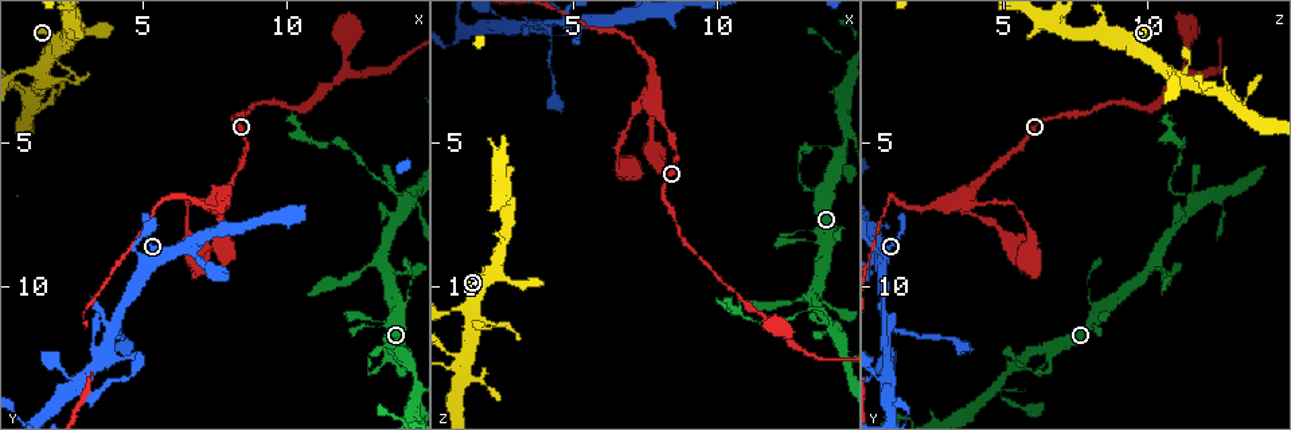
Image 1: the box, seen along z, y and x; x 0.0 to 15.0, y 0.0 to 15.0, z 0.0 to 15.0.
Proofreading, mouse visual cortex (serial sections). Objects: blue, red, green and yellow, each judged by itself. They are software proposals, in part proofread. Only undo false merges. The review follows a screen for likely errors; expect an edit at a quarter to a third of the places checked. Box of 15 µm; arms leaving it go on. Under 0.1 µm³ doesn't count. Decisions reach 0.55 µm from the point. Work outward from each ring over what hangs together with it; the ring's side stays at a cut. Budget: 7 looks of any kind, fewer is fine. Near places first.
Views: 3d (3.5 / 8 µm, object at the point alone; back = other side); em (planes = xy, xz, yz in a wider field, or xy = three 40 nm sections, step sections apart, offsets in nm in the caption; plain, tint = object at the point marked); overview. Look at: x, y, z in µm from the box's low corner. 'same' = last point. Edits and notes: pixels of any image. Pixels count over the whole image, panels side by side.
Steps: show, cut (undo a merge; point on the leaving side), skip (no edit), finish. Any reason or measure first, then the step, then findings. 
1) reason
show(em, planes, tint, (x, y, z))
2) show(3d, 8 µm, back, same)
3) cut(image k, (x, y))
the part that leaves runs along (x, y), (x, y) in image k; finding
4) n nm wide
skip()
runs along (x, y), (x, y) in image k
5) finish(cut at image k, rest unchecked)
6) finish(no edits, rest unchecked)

three-way junction
show(3d, 3.5 µm, (2.3, 1.5, 9.3))

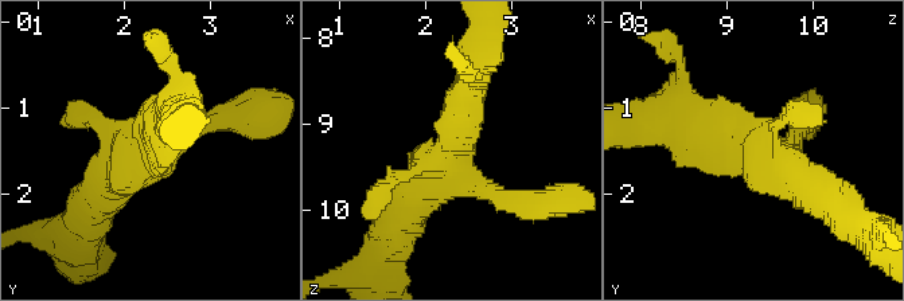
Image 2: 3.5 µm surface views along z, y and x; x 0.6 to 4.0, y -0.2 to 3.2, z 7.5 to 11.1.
show(em, planes, tint, (2.35, 1.40, 9.20))

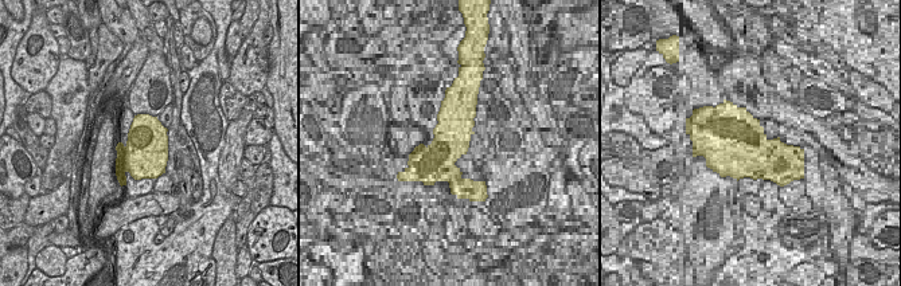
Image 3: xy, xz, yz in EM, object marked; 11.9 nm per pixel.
skip()
runs along (388, 184), (449, 151), (475, 65) in image 2; all the same cell

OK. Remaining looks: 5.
abrupt turn
show(3d, 3.5 µm, (1.2, 3.2, 12.6))

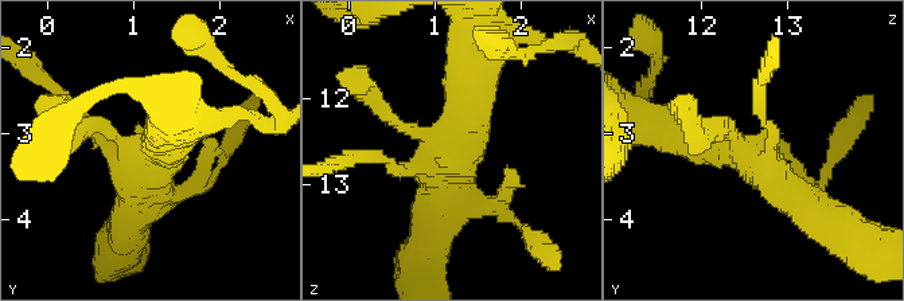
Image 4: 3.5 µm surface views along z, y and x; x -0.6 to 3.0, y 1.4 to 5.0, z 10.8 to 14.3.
need the tissue
show(em, xy, step 3, tint, (1.25, 3.25, 12.50))

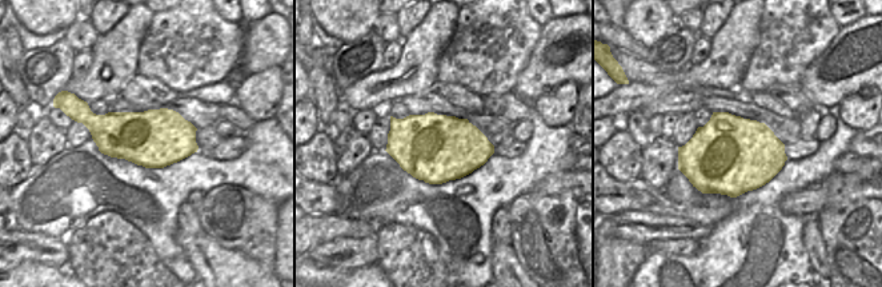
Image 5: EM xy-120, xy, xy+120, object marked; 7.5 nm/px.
arms of 150, 150, 450, 500 nm
skip()
continuous, no second cell

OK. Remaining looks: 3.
show(3d, 3.5 µm, (4.8, 12.4, 1.0))

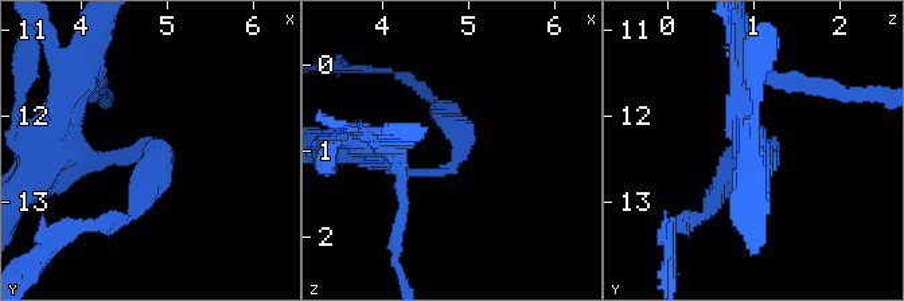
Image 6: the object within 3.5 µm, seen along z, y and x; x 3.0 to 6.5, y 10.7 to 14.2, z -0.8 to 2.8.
arms of 150, 250 nm
show(em, xy, step 1, tint, (4.85, 12.35, 0.95))

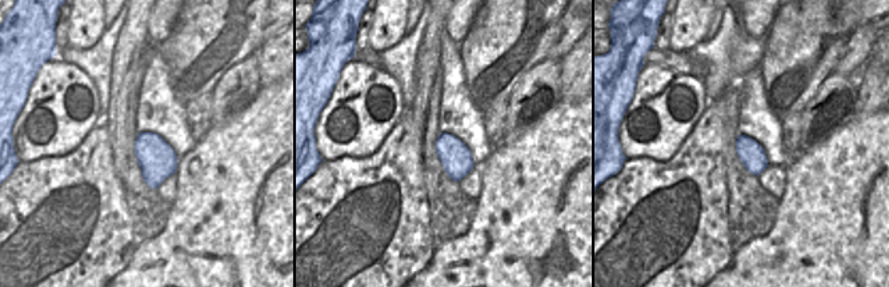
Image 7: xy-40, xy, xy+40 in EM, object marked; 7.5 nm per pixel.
skip()
runs along (764, 155), (748, 147), (706, 212) in image 6; one cell here

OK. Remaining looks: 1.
finish(no edits, rest unchecked)

